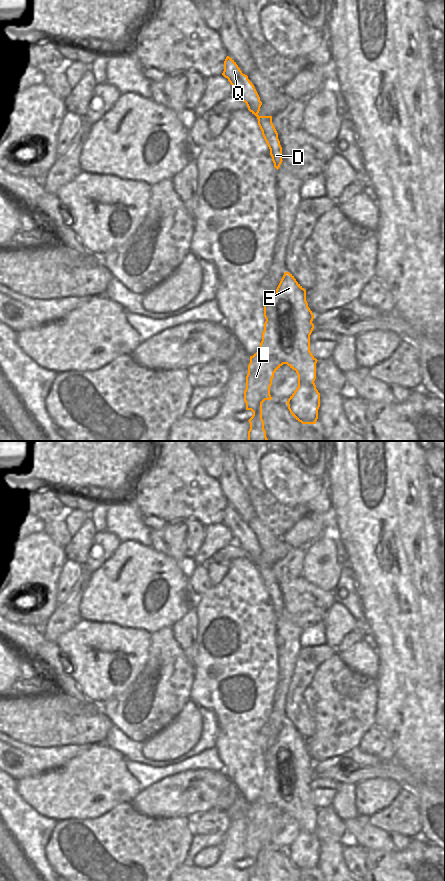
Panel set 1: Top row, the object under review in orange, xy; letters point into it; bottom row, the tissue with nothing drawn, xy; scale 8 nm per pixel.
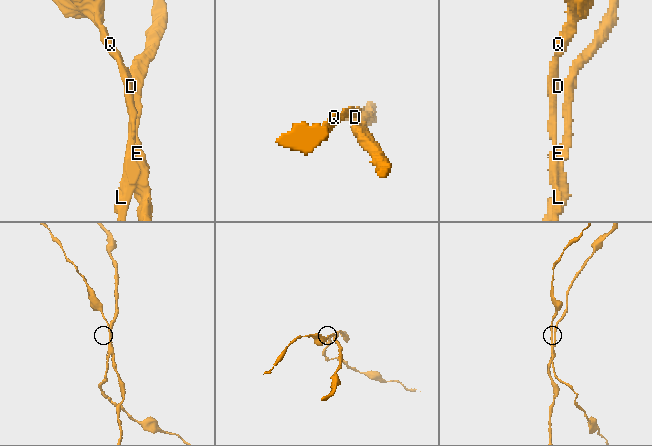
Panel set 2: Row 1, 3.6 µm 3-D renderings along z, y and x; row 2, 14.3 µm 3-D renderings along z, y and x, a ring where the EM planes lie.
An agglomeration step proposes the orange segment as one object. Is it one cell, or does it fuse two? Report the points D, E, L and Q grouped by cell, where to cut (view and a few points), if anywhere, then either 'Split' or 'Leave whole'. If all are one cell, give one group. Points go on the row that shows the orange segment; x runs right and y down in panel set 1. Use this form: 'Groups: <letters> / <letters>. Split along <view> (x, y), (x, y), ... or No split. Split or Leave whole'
Groups: D L Q / E. Split along xy (275, 294), (275, 332), (277, 342), (283, 353), (284, 363). Split

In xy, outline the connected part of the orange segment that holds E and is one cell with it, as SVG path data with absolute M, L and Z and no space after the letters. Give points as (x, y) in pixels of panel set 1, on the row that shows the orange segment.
M285 272L276 289L276 333L284 353L284 364L296 371L298 387L286 402L292 416L302 424L316 424L320 407L320 393L314 383L317 359L310 351L310 335L314 329L314 315L306 301L306 290L294 276Z

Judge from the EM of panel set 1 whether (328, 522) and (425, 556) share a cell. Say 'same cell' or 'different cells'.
different cells

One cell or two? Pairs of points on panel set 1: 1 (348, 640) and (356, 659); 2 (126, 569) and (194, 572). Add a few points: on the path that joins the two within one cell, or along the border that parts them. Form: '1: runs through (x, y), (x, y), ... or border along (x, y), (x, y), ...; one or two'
1: border along (361, 639), (346, 649), (337, 651); two
2: border along (196, 564), (183, 569), (189, 590), (193, 594); two

